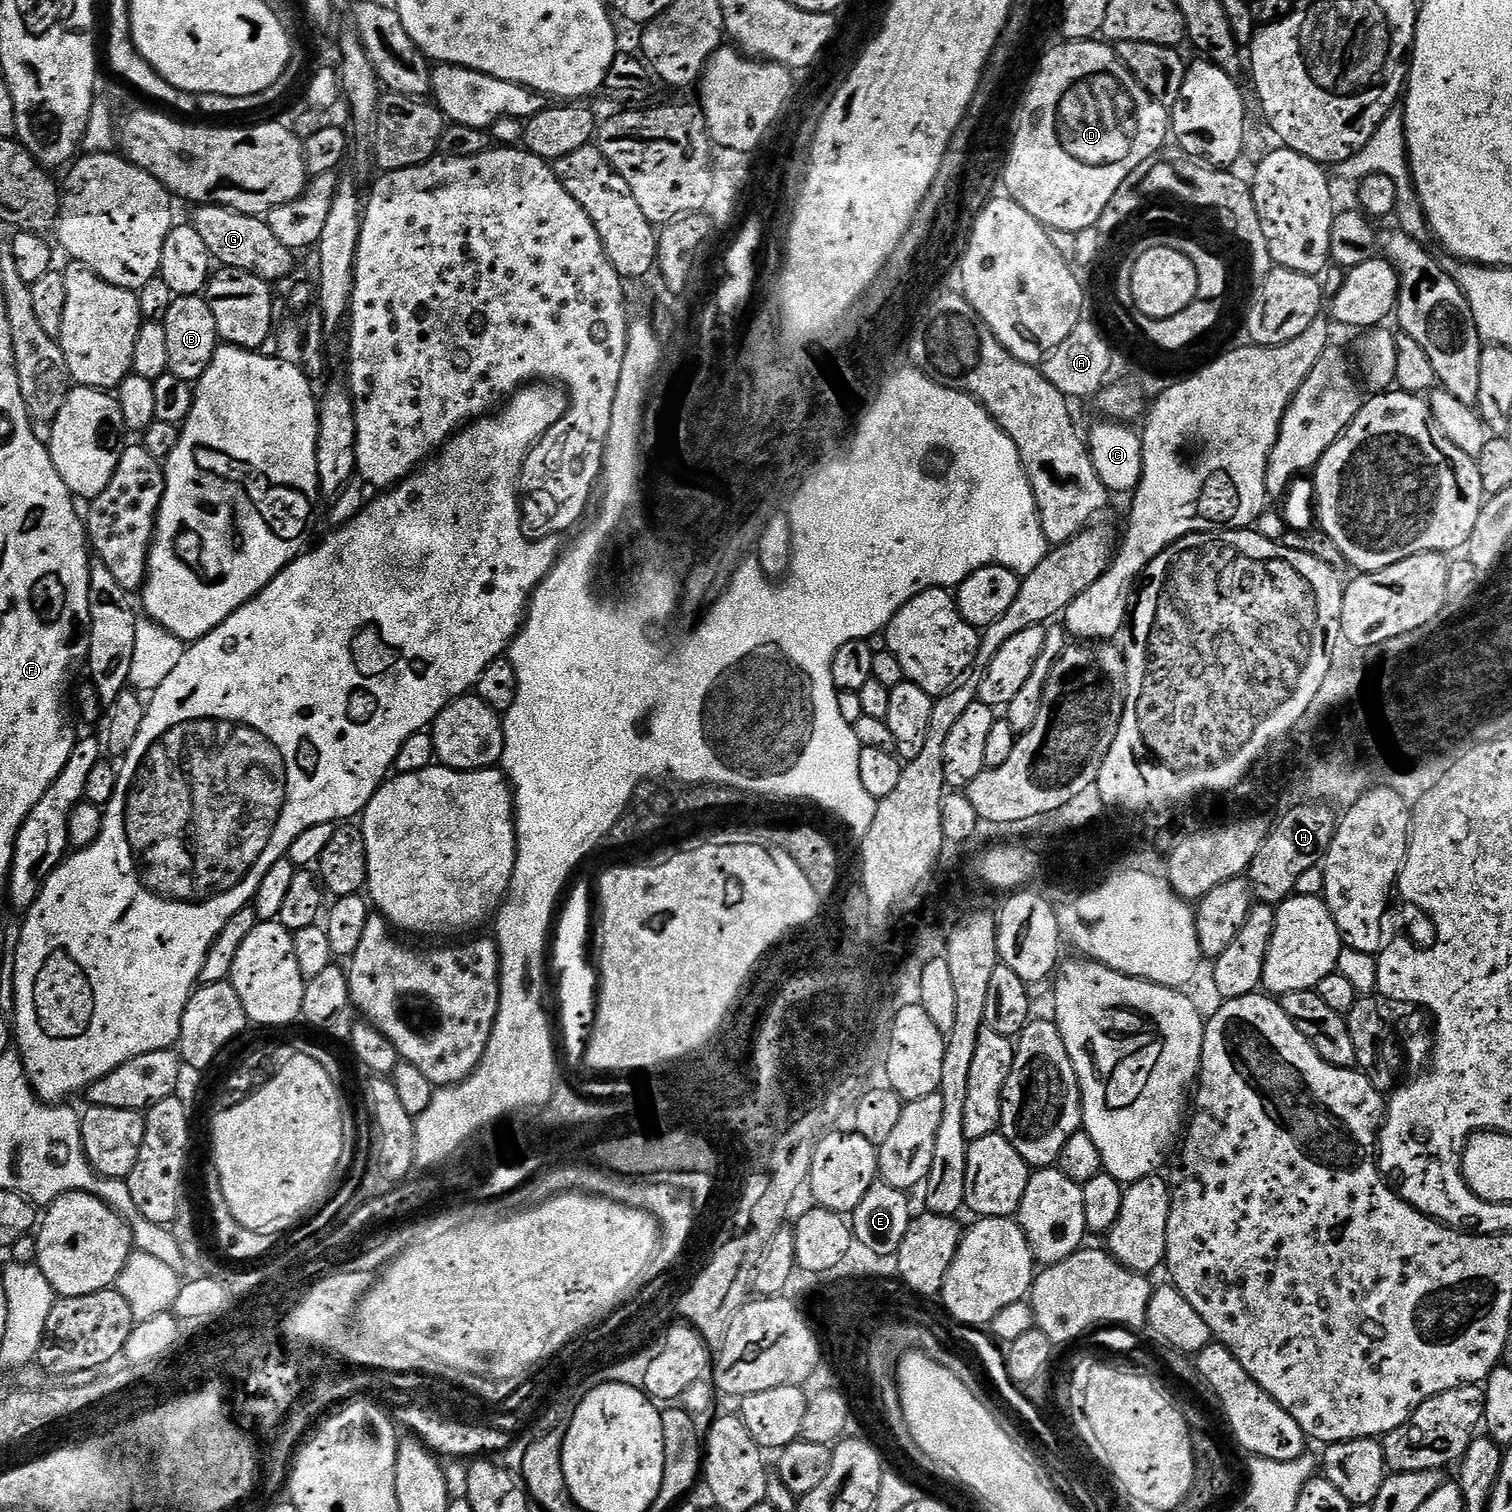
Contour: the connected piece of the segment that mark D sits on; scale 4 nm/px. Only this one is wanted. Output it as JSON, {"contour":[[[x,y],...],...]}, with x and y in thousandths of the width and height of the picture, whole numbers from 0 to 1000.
{"contour":[[[728,46],[725,49],[716,50],[712,53],[714,57],[705,65],[702,70],[704,79],[704,93],[705,98],[714,106],[721,106],[725,110],[738,110],[742,108],[750,94],[753,94],[753,69],[746,57],[734,46]]]}

